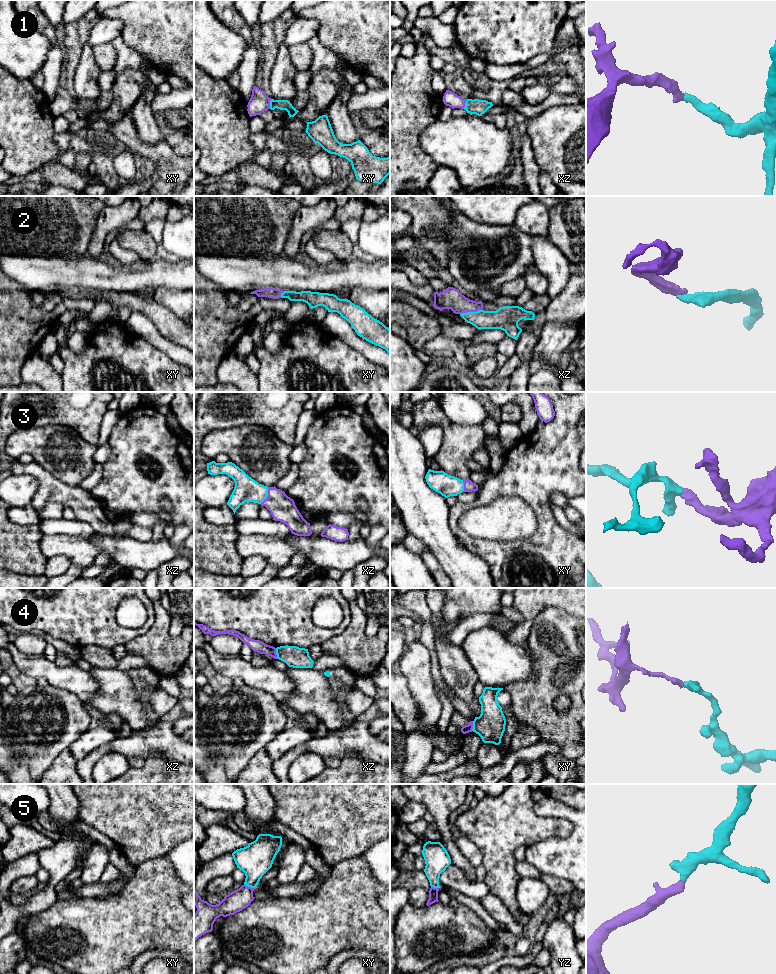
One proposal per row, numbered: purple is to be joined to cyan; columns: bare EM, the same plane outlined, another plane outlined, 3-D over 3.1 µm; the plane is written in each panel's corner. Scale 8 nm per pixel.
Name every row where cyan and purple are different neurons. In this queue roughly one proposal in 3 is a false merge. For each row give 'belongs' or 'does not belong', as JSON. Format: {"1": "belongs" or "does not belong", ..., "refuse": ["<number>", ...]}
{"1": "belongs", "2": "belongs", "3": "belongs", "4": "does not belong", "5": "belongs", "refuse": ["4"]}

